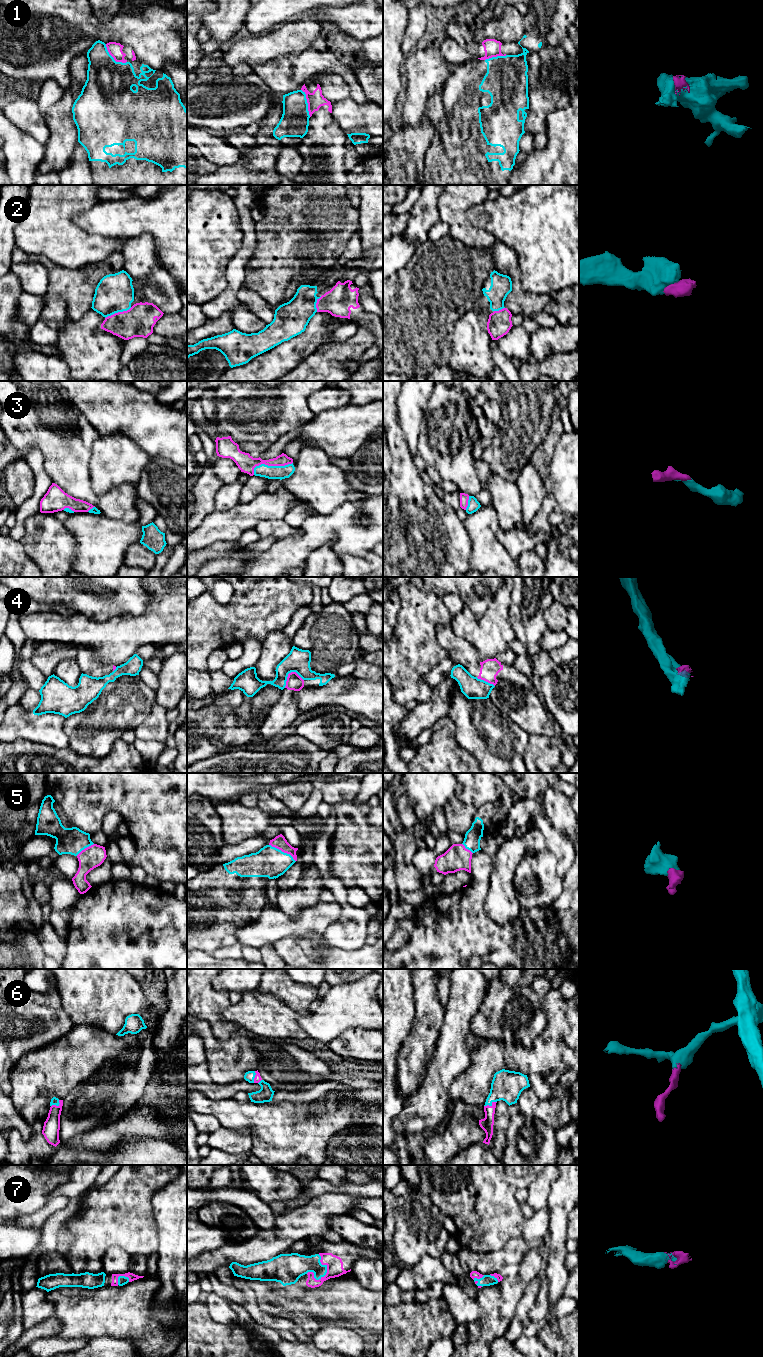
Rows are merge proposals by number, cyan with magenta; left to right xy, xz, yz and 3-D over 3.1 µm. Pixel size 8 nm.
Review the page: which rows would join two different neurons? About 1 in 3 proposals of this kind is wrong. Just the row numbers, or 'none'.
1, 4

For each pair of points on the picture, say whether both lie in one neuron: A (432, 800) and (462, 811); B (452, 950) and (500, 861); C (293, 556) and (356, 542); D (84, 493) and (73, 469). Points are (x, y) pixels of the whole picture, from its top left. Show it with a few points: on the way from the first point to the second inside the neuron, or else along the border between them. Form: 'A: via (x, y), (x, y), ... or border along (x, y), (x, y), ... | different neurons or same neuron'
A: border along (458, 783), (455, 795), (448, 802) | different neurons
B: border along (493, 857), (489, 891), (484, 903) | different neurons
C: via (309, 540), (320, 529), (340, 527) | same neuron
D: via (79, 487), (73, 475) | same neuron

